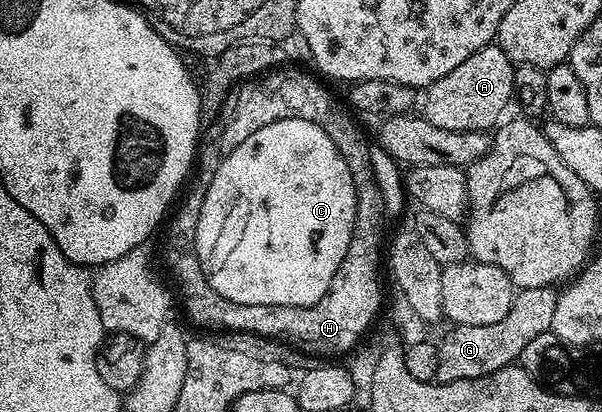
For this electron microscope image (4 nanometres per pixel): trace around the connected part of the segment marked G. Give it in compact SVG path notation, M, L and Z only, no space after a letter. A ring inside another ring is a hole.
M551 285L522 289L514 296L511 311L507 311L507 315L503 315L499 323L487 323L487 327L470 325L449 327L442 335L441 341L436 342L439 355L436 380L443 385L456 381L470 381L520 362L523 347L527 347L527 343L531 343L535 335L543 335L552 330L557 295L558 290Z

